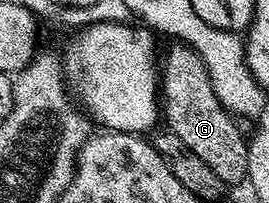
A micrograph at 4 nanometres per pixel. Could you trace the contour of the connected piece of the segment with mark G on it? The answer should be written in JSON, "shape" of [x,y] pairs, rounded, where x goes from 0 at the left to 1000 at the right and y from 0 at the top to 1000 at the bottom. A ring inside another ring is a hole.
{"shape":[[[662,217],[636,227],[621,246],[621,271],[599,286],[599,562],[628,616],[632,655],[658,665],[695,714],[721,759],[747,768],[807,867],[836,906],[859,897],[907,892],[918,877],[918,833],[926,828],[926,768],[918,764],[922,685],[903,680],[888,645],[877,586],[833,532],[822,493],[807,493],[807,453],[792,453],[792,414],[777,394],[777,355],[747,296],[736,256],[703,222]]]}

